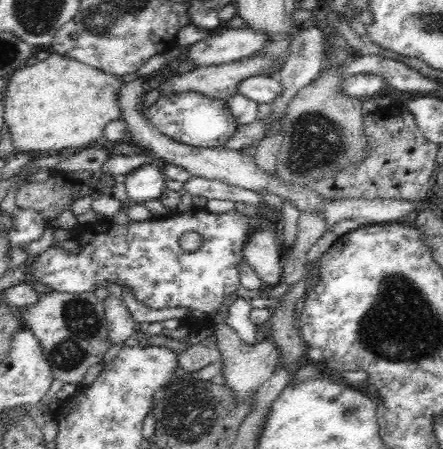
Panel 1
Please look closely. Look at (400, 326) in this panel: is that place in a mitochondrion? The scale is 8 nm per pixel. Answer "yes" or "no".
yes

